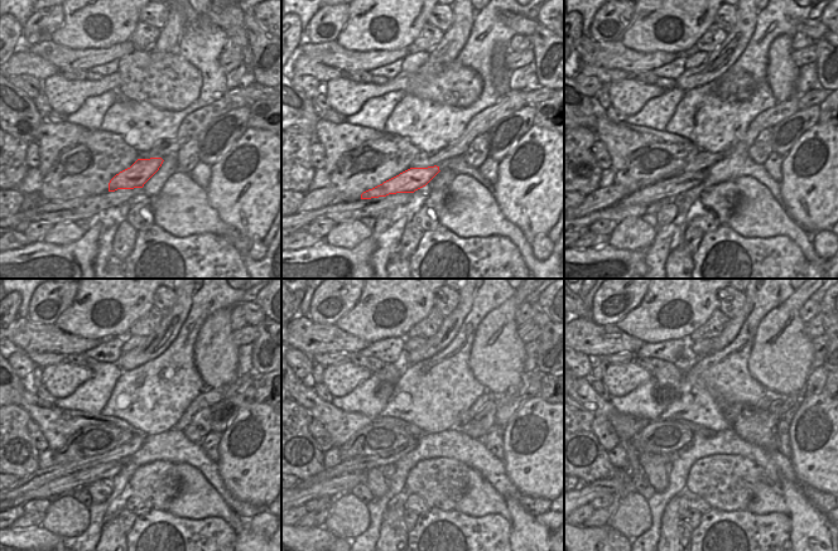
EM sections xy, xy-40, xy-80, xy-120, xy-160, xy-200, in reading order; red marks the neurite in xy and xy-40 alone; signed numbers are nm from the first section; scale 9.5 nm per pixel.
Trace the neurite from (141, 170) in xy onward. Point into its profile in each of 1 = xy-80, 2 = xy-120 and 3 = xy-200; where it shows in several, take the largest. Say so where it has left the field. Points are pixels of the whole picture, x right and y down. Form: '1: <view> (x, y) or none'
1: xy-80 (673, 187)
2: xy-120 (82, 478)
3: xy-200 (598, 488)

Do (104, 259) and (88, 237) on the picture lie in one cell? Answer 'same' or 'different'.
different

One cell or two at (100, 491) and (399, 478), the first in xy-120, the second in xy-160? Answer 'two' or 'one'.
two

